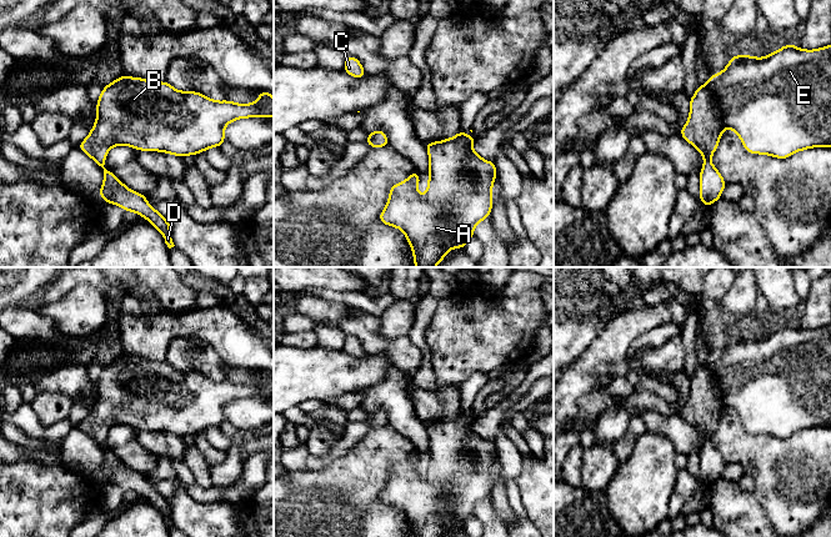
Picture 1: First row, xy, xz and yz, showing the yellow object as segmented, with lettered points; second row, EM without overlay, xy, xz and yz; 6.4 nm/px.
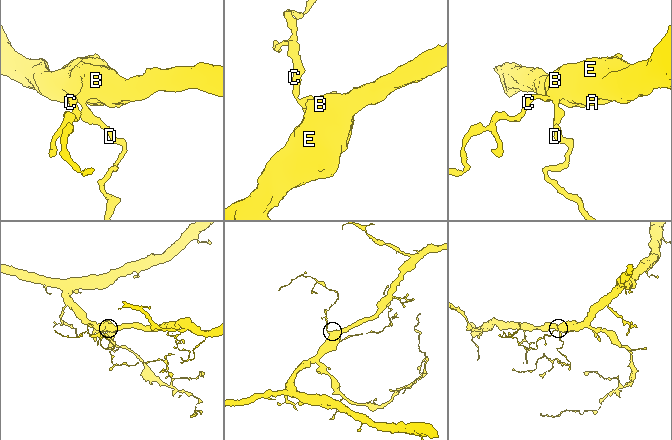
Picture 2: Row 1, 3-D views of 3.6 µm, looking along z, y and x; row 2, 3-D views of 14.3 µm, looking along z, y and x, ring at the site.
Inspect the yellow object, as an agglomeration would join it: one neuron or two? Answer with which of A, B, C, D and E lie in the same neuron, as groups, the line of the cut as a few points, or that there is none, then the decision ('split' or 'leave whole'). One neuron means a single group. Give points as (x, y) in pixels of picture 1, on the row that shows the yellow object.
A B C D E | no cut | leave whole

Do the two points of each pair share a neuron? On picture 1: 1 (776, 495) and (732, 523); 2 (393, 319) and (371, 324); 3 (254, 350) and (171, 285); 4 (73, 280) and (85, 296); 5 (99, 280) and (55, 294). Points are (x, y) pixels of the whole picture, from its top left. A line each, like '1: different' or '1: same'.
1: different
2: different
3: different
4: different
5: same

